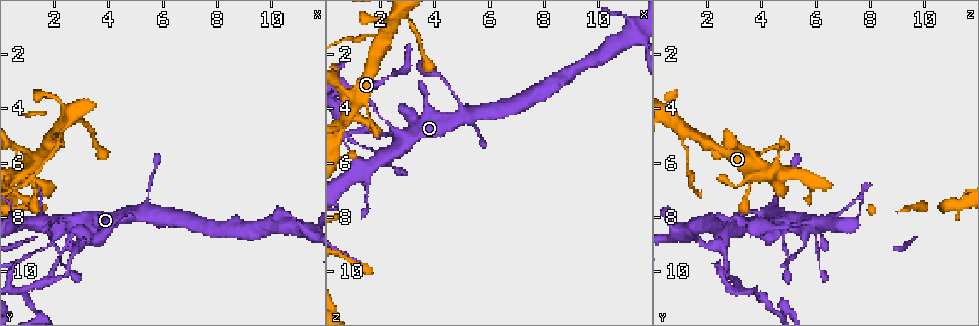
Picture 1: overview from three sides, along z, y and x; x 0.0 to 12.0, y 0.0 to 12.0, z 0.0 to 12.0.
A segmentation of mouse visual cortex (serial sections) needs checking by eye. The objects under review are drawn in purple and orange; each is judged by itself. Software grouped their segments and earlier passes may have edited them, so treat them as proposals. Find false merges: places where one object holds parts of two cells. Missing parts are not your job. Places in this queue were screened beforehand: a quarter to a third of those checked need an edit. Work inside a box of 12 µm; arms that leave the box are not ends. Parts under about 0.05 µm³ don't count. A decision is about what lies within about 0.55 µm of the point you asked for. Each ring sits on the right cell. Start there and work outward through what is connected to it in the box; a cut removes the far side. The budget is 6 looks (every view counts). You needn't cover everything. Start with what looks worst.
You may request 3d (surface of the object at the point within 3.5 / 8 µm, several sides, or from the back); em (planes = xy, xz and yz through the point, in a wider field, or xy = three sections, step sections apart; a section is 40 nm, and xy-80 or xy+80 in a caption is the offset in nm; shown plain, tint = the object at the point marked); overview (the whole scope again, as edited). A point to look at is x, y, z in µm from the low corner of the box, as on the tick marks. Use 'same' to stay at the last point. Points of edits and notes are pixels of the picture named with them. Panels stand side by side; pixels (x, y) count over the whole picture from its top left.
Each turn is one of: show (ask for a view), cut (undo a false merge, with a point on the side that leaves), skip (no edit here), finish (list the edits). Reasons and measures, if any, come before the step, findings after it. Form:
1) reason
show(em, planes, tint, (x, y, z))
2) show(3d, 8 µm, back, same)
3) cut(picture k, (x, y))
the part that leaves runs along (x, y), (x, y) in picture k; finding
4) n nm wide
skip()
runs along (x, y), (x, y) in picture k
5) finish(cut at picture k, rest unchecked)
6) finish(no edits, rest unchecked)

two arms in line, one across
show(3d, 3.5 µm, (2.2, 8.5, 5.6))

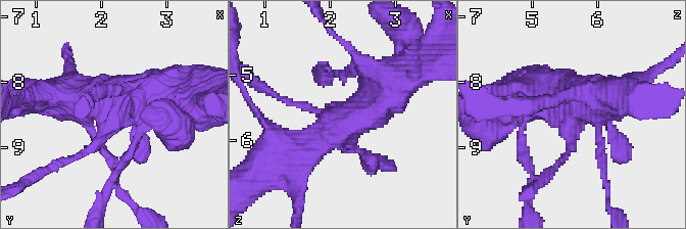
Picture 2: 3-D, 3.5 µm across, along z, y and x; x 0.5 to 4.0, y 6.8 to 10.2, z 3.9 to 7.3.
shape alone is not enough
show(em, planes, tint, (2.25, 8.50, 5.65))

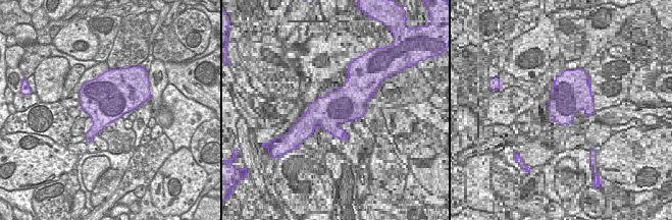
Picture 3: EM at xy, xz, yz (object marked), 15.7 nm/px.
cut(picture 2, (66, 161))
the part that leaves runs along (97, 140), (85, 153), (29, 178) in picture 2; a second cell is stuck on

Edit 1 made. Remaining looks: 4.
see it whole again
show(overview)

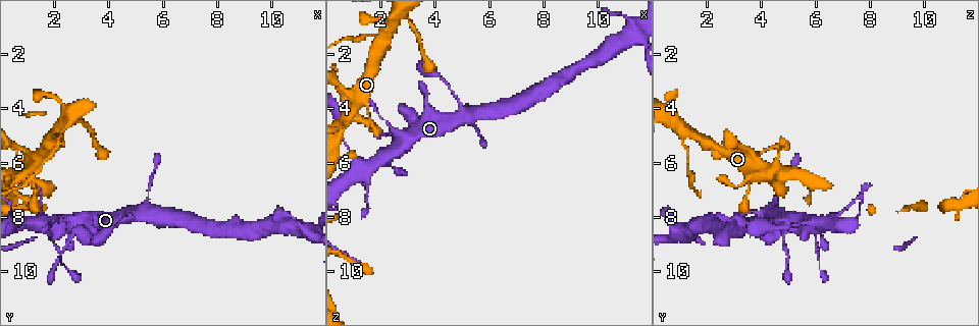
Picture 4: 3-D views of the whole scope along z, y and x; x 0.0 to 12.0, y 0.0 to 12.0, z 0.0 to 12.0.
arms run side by side
show(3d, 3.5 µm, (11.3, 8.6, 0.9))

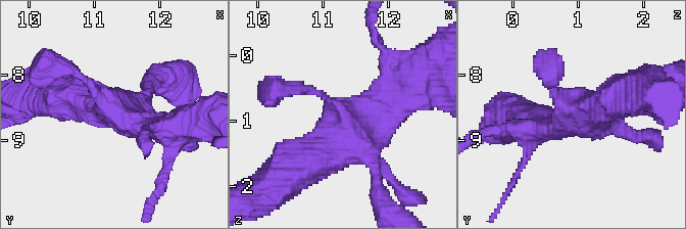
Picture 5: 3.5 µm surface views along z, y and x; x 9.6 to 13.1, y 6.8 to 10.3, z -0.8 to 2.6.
show(em, xy, step 2, tint, (11.30, 8.55, 1.00))

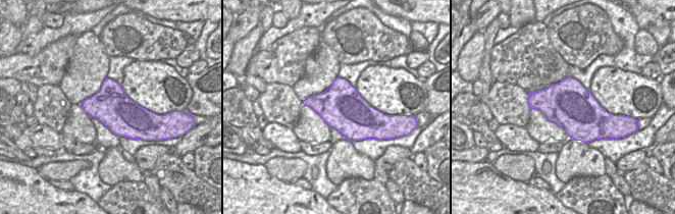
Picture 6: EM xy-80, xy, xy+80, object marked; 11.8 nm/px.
skip()
runs along (624, 93), (566, 108), (545, 72) in picture 5; all the same cell

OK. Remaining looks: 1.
finish(cut at picture 2, rest unchecked)

